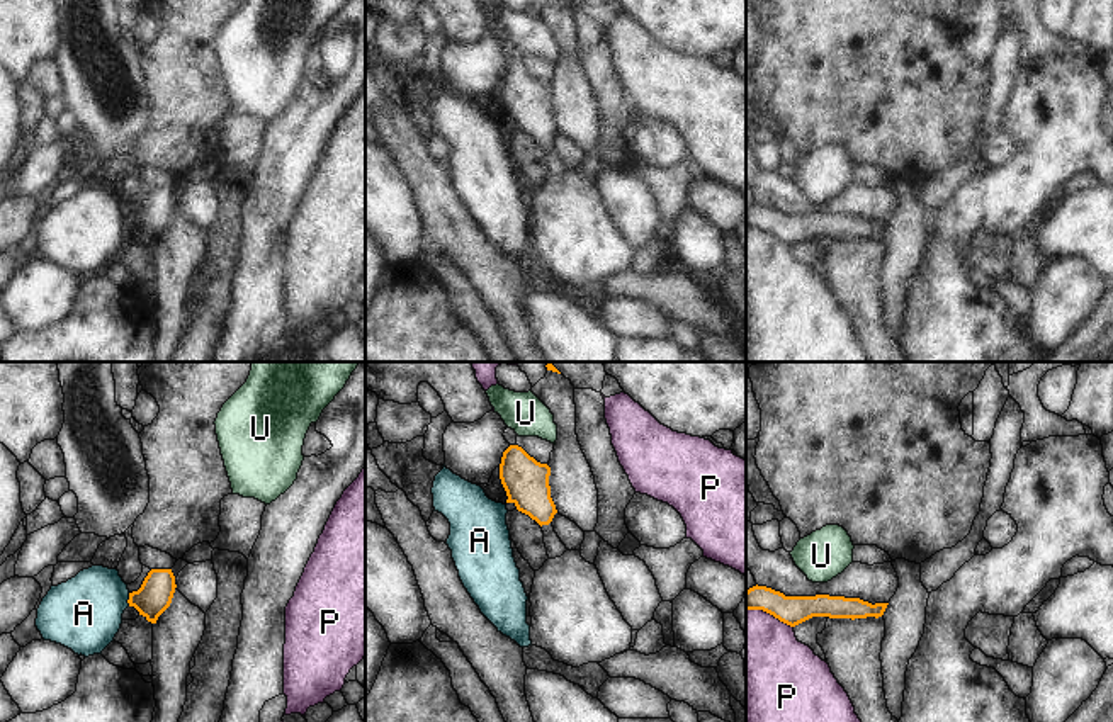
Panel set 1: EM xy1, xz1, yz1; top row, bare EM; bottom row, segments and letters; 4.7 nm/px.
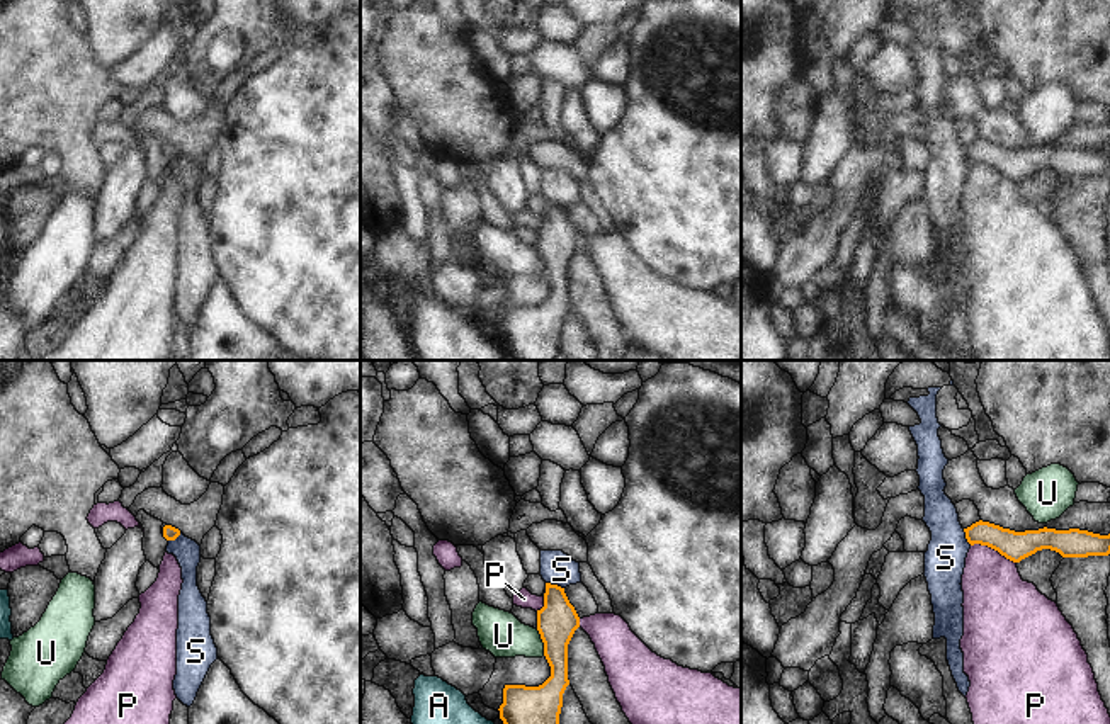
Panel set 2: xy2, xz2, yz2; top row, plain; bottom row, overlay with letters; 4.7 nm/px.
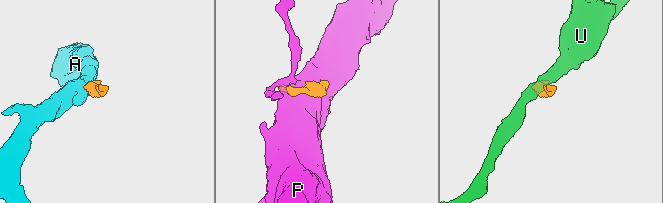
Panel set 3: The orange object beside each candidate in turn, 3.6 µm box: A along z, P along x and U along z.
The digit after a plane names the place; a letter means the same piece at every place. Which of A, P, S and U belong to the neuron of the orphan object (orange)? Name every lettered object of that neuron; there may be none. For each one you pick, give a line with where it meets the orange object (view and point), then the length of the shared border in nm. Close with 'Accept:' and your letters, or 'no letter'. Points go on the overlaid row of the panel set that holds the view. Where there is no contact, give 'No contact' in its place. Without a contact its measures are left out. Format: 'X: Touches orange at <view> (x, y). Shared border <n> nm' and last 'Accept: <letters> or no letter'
Accept: no letter

